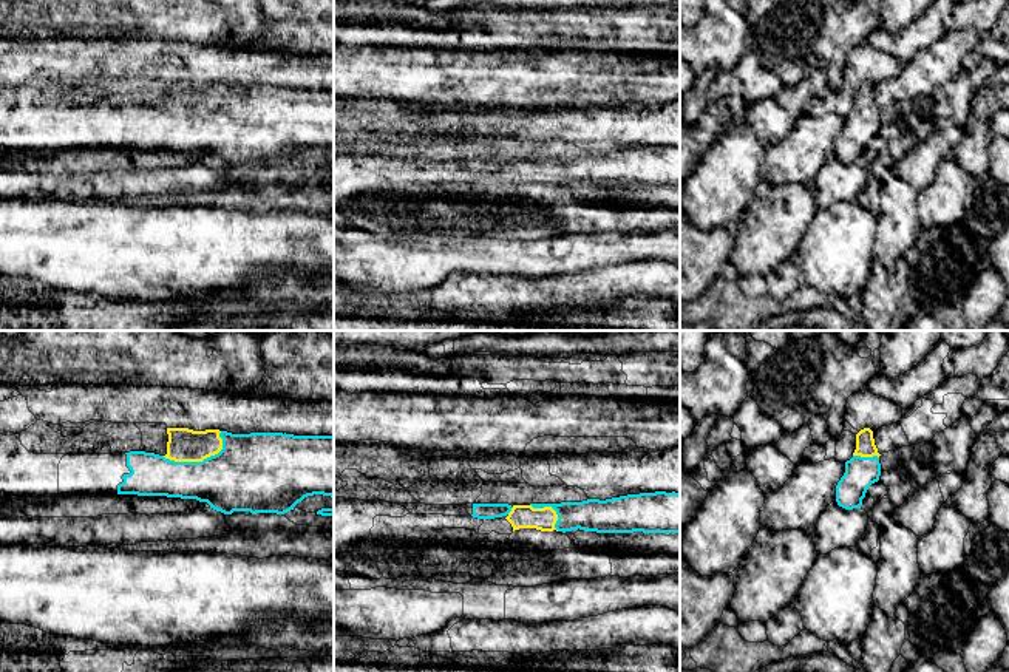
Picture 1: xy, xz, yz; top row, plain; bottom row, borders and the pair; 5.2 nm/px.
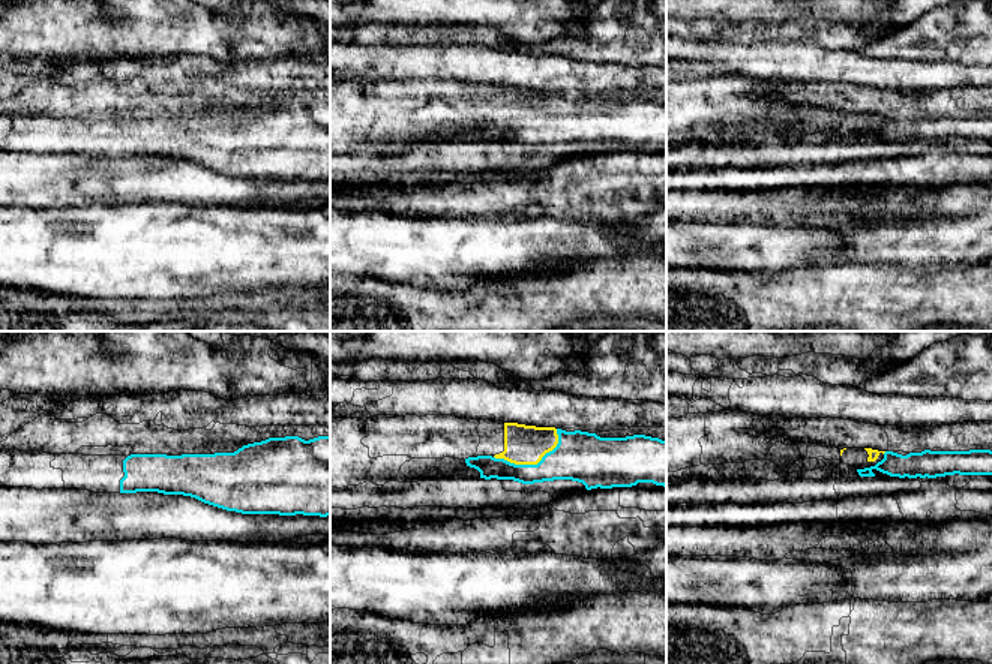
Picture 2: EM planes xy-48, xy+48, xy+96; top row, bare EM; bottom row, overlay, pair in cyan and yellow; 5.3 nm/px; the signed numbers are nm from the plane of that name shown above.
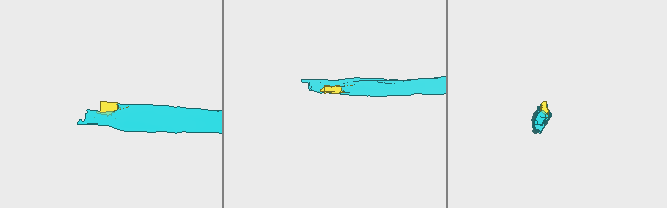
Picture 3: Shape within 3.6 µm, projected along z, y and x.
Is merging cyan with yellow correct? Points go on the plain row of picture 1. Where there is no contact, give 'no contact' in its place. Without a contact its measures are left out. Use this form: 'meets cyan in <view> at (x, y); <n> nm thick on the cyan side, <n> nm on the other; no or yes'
meets cyan in xy at (200, 116); 380 nm thick on the cyan side, 180 nm on the other; yes

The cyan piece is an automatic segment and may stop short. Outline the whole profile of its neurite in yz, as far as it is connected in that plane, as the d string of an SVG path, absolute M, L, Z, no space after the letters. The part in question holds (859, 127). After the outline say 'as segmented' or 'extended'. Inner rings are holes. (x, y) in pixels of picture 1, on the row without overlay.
M864 82L856 88L856 104L845 116L845 127L836 139L836 156L845 164L861 162L868 141L879 134L881 117L873 85Z | extended

